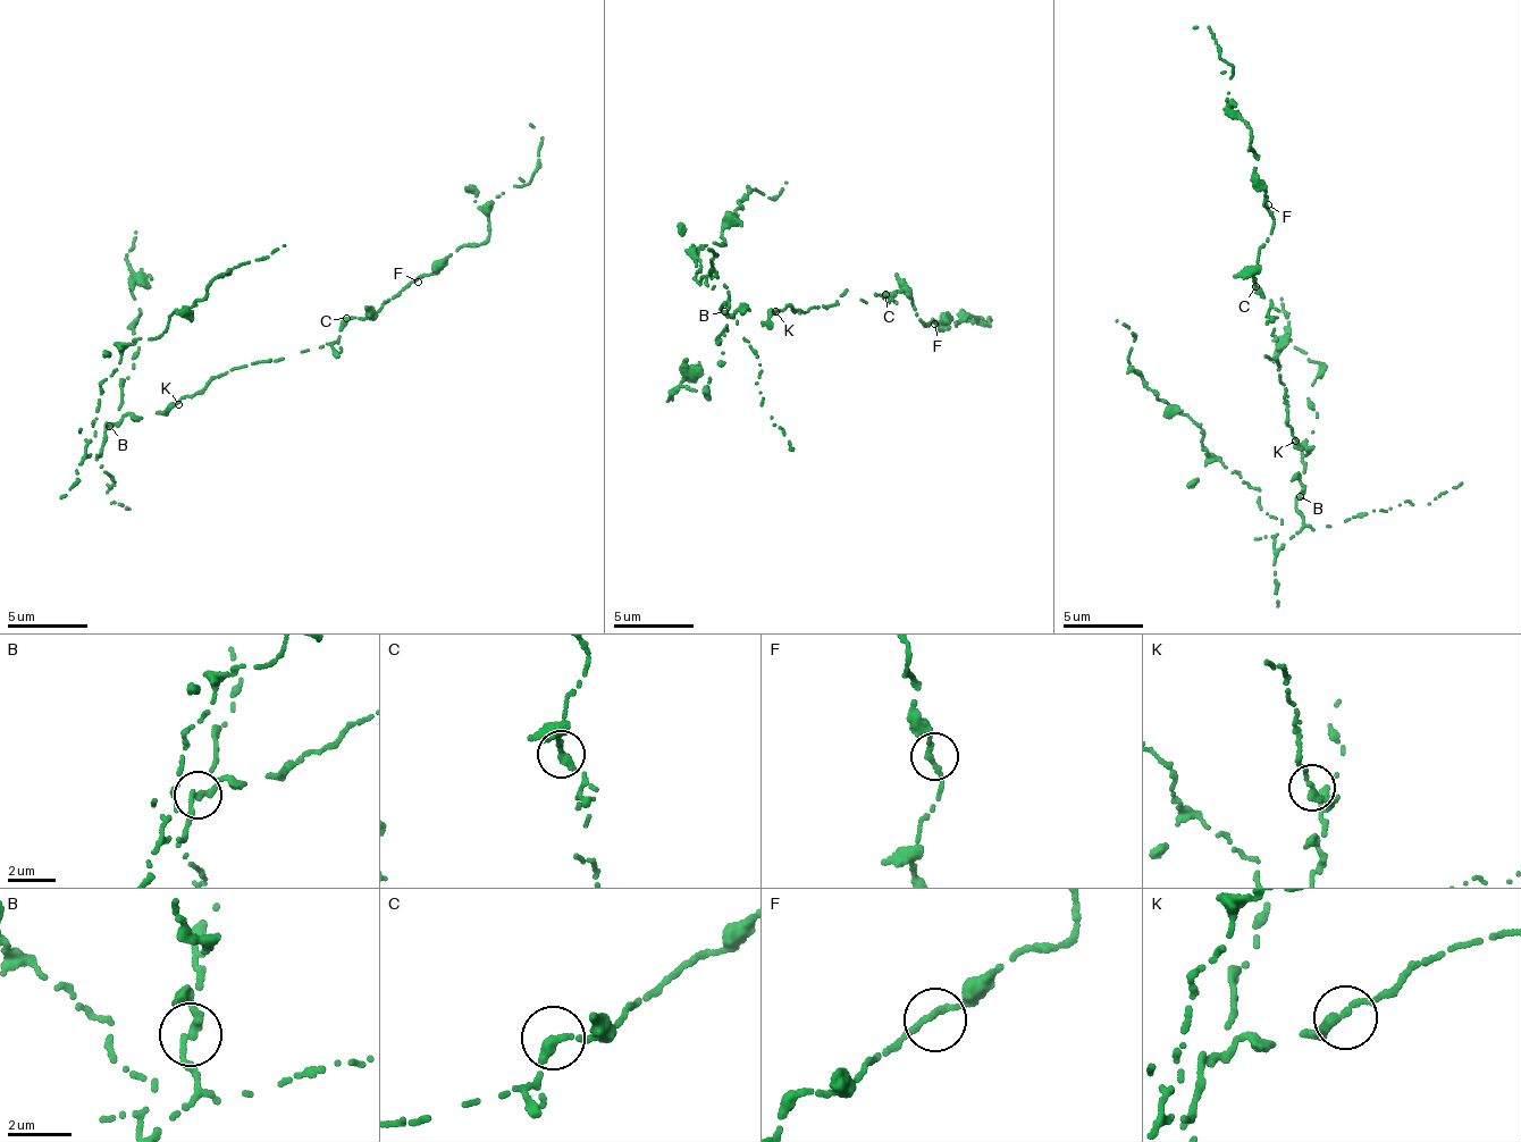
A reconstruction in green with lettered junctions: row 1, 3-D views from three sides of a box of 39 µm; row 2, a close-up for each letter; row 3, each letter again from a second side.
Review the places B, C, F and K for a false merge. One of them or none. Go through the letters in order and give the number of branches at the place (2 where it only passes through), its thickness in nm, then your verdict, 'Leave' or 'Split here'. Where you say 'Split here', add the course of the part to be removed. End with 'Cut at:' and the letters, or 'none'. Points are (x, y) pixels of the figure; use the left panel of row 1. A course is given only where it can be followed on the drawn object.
B: Branches: 2. Thickness 260 nm. Split here. Course of the part to remove: (108, 427), (103, 455), (90, 453), (100, 388), (129, 343), (168, 326), (219, 275), (285, 245)
C: Branches: 2. Thickness 280 nm. Leave
F: Branches: 2. Thickness 240 nm. Leave
K: Branches: 2. Thickness 260 nm. Leave
Cut at: B

